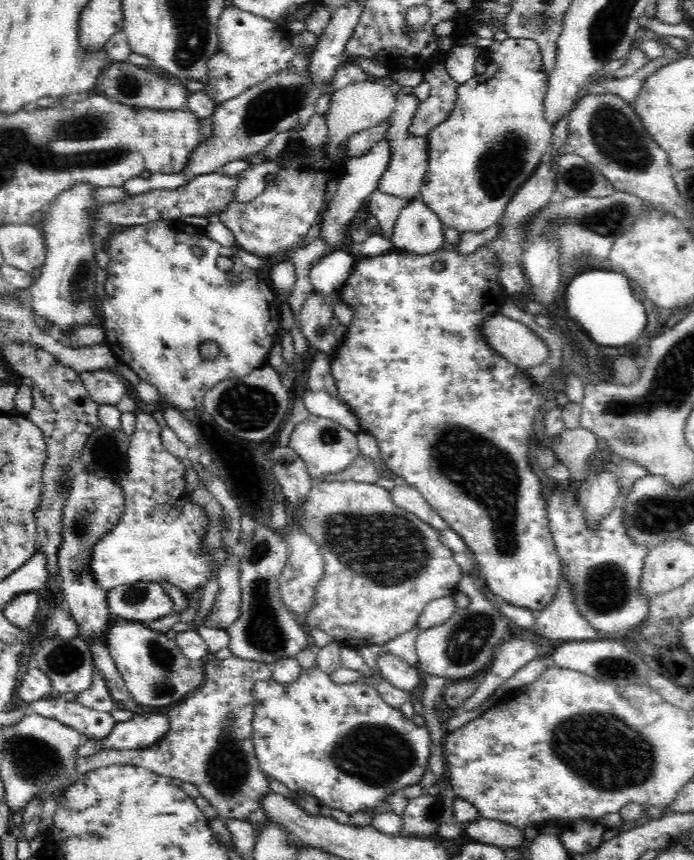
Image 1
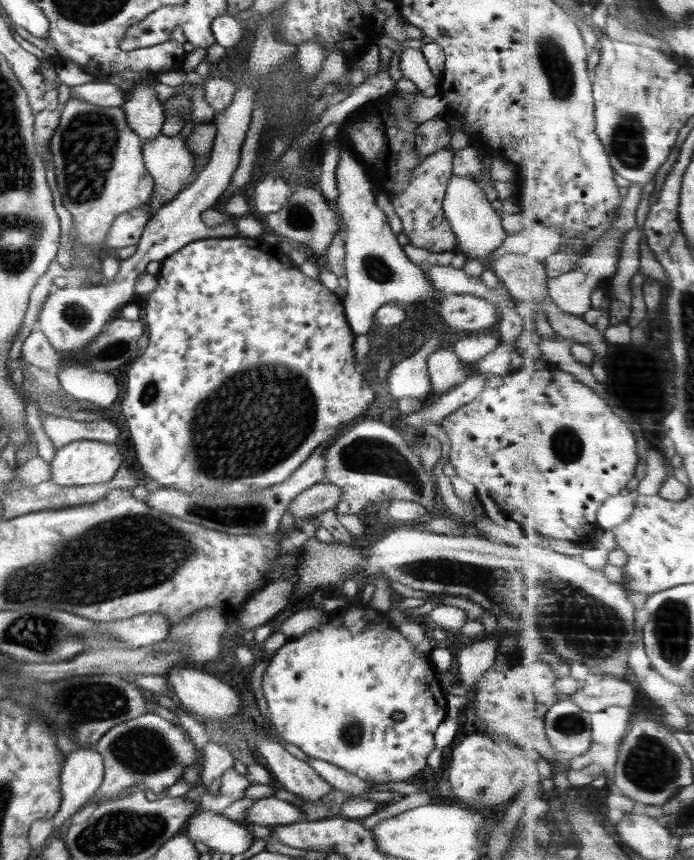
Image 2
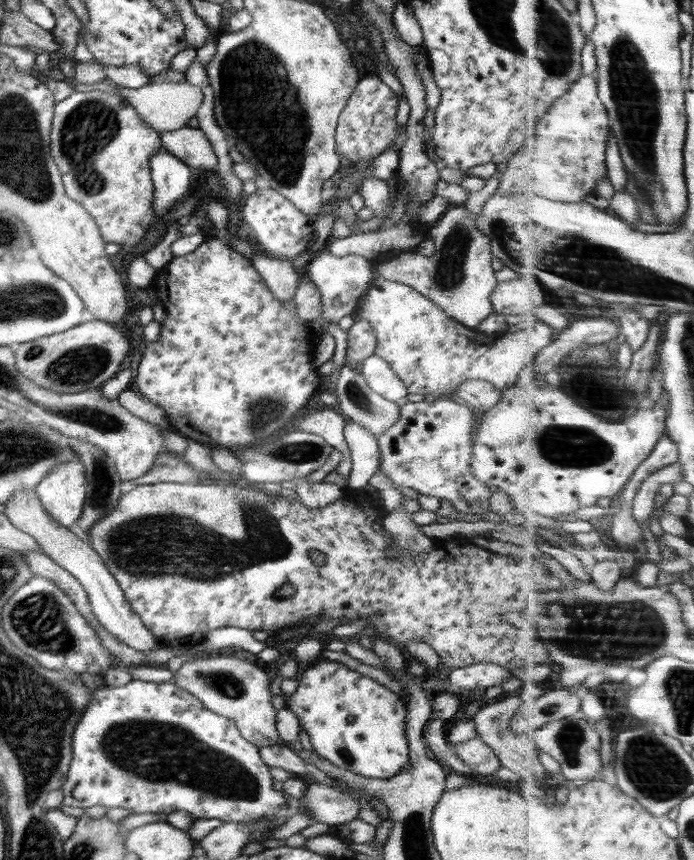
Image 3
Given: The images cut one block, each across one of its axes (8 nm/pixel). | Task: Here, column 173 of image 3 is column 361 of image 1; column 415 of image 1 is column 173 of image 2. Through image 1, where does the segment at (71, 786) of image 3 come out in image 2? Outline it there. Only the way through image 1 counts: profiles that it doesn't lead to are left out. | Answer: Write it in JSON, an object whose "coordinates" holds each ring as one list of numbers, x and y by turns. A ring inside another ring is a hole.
{"coordinates":[[153,712,120,722,108,729,94,747,103,761,103,781,94,799,98,802,118,798,124,788,142,785,152,797,163,795,182,779,184,768,198,766,198,752,182,725,176,725]]}

